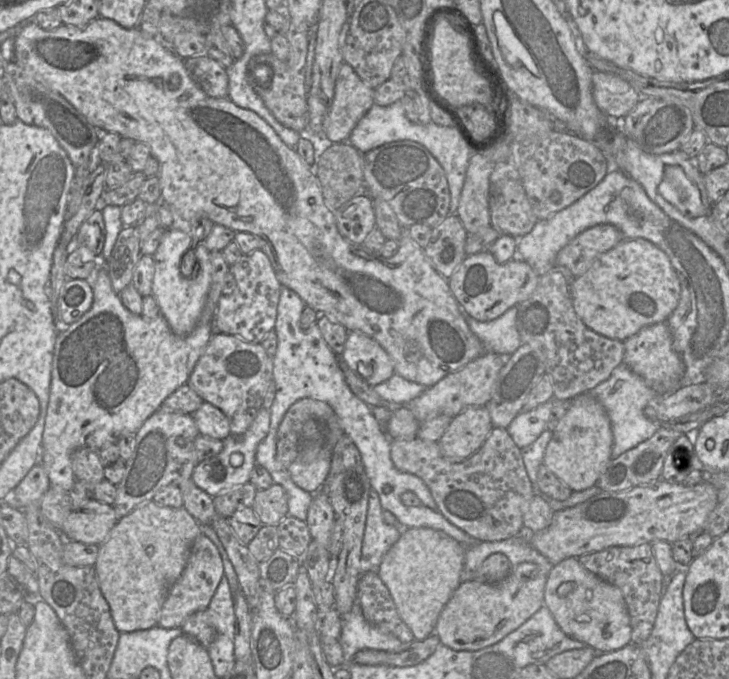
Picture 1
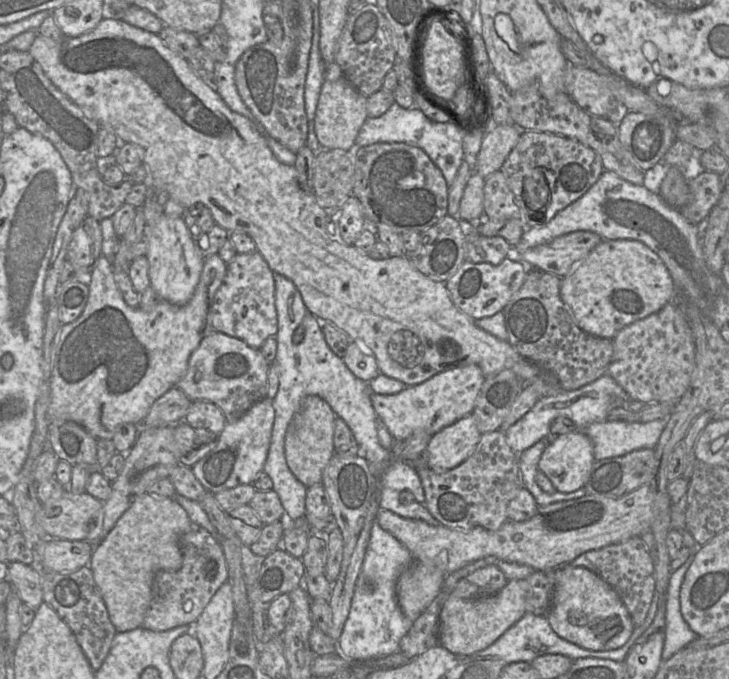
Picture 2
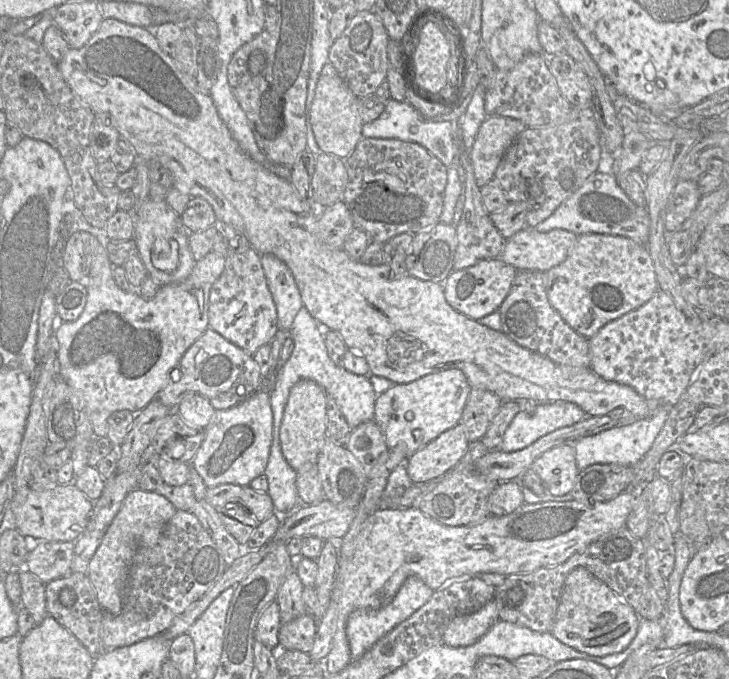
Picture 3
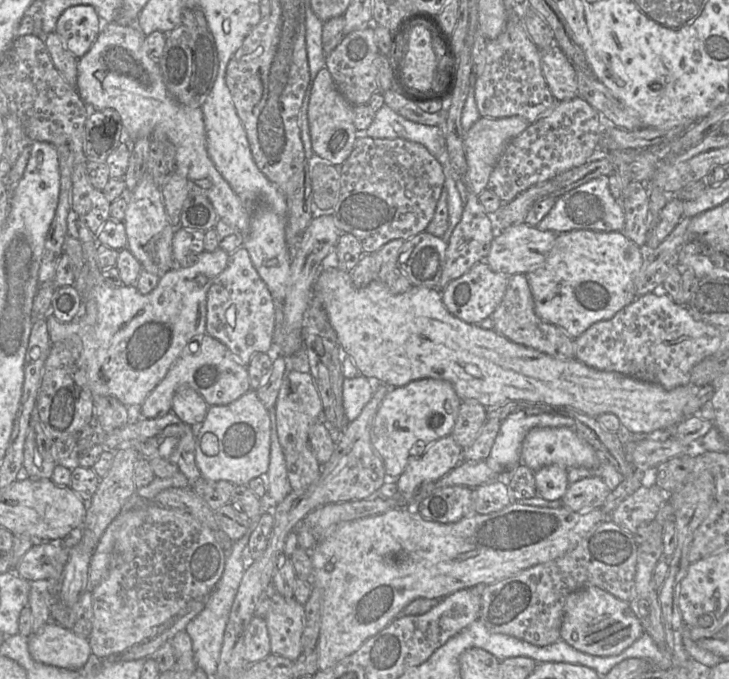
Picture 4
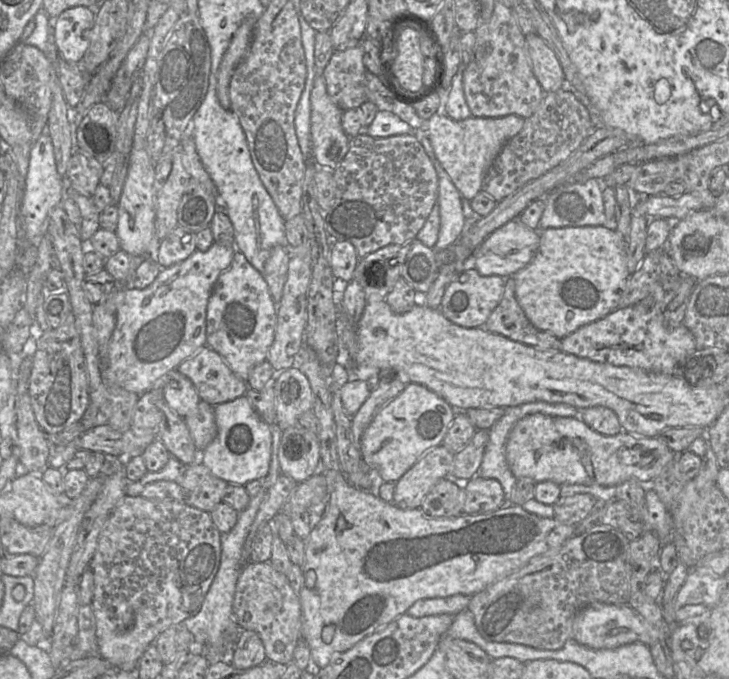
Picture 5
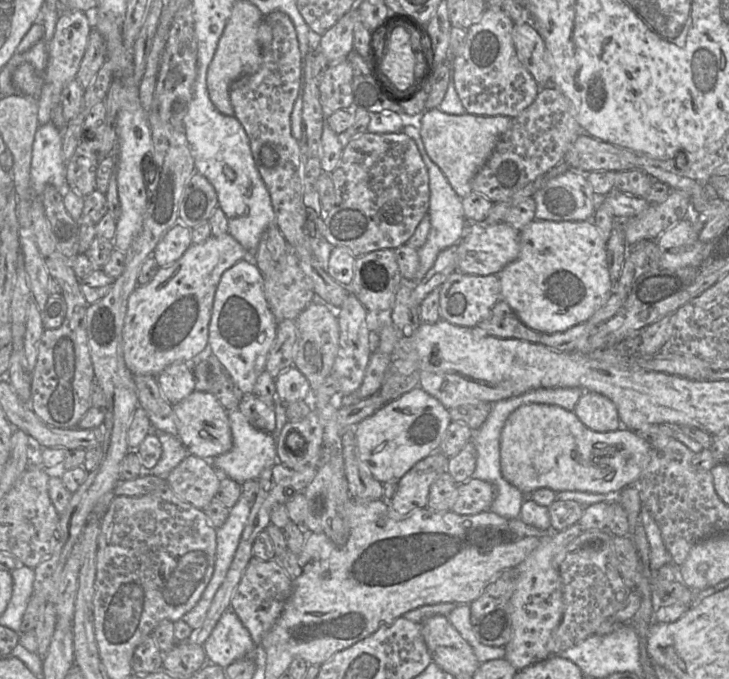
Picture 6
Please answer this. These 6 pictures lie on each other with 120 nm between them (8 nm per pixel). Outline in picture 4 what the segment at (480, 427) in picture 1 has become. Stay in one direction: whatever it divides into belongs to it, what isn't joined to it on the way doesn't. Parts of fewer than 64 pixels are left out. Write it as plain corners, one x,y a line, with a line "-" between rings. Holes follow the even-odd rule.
449,434
432,443
421,456
412,456
409,458
407,466
397,479
398,493
410,503
408,509
413,509
416,506
416,502
414,501
415,491
421,485
435,481
450,472
462,461
462,454
463,448

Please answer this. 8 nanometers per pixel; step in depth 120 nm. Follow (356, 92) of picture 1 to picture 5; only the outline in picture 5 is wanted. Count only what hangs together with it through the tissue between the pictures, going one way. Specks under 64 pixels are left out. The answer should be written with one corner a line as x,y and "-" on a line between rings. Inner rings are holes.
323,75
314,80
310,102
312,159
336,169
349,150
350,137
342,127
343,110
328,94

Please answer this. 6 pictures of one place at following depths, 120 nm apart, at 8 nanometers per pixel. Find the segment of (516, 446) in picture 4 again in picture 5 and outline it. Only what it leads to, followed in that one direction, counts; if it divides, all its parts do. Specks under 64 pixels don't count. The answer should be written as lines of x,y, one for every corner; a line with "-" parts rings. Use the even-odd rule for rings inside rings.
544,401
524,403
517,406
507,407
504,415
488,429
489,441
485,448
478,475
483,478
497,479
503,488
507,503
511,503
511,496
516,487
517,478
512,474
506,460
506,443
509,433
515,424
527,415
542,413
558,417
579,417
579,409
564,403
548,403

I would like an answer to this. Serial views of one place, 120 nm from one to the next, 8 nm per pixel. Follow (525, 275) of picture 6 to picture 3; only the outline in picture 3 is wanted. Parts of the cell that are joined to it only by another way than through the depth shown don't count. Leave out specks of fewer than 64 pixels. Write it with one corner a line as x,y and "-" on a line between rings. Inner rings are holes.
578,235
566,259
545,274
550,305
574,331
587,339
606,323
647,302
659,289
646,245
622,235

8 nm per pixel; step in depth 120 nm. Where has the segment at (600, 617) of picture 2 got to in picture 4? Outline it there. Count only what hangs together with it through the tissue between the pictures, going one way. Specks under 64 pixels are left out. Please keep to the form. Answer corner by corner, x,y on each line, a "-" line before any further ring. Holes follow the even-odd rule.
583,587
566,598
560,639
578,651
595,656
619,655
644,632
630,603
599,587

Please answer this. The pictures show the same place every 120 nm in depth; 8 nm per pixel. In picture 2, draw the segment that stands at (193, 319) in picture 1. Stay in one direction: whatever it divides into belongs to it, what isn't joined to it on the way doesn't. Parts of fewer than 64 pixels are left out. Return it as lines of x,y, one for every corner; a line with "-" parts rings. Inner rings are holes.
162,214
154,224
145,224
144,235
148,238
146,258
149,263
150,286
171,304
187,304
200,280
205,258
198,244
193,241
184,219

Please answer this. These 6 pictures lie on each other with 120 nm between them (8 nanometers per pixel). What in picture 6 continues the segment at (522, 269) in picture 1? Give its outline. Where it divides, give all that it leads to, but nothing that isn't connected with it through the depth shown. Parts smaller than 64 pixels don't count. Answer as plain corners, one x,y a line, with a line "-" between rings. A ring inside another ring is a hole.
454,272
439,289
441,319
463,327
477,327
490,316
493,307
501,299
501,283
495,274
479,276

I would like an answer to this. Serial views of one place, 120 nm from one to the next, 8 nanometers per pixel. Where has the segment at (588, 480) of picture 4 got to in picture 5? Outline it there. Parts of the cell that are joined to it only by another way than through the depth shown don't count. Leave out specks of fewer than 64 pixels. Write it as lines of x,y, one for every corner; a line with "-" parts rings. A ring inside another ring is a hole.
587,493
561,496
552,505
554,518
568,525
577,525
598,506
598,503
599,501
593,495

